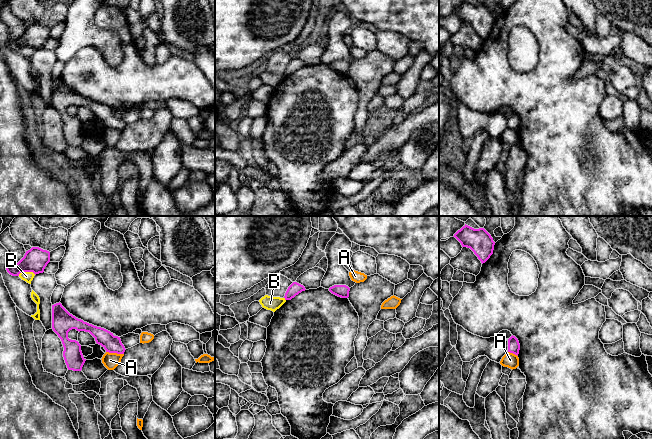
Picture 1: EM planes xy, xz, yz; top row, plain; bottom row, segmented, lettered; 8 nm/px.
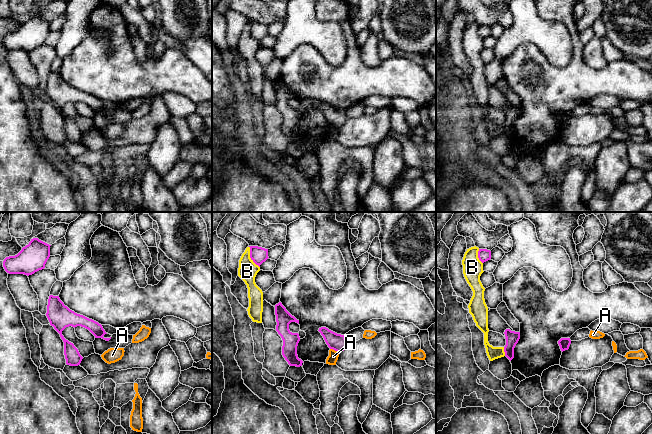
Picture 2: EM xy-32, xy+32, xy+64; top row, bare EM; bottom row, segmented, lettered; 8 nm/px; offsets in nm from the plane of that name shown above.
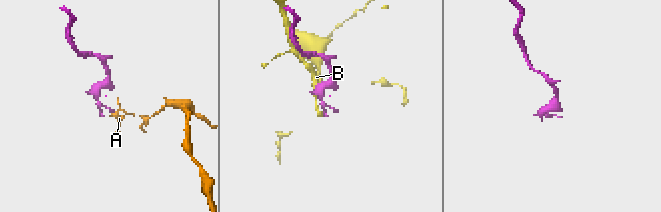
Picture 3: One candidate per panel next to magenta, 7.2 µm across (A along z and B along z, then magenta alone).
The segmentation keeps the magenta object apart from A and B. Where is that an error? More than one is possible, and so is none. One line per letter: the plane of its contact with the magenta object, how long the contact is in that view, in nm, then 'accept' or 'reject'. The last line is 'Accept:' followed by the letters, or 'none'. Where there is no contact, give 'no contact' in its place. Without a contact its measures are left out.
A: meets magenta in xy; contact 150 nm long; reject
B: meets magenta in xy; contact 140 nm long; reject
Accept: none

